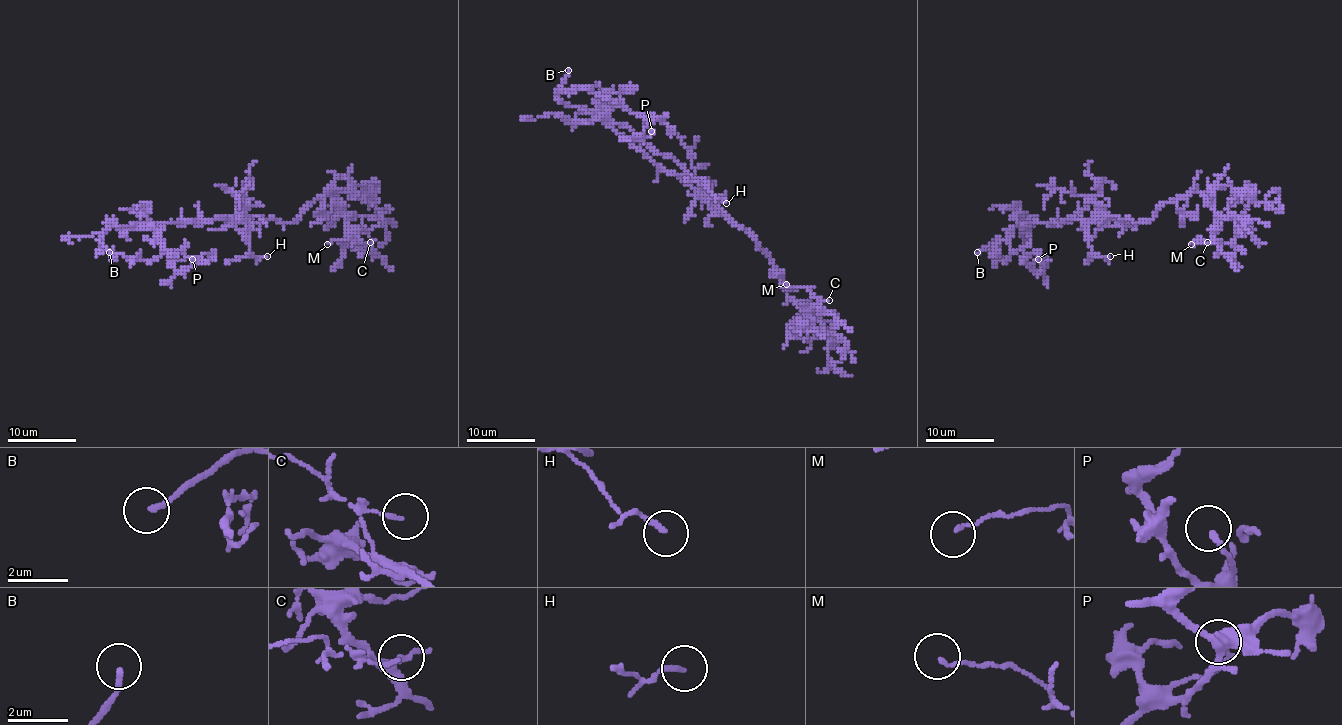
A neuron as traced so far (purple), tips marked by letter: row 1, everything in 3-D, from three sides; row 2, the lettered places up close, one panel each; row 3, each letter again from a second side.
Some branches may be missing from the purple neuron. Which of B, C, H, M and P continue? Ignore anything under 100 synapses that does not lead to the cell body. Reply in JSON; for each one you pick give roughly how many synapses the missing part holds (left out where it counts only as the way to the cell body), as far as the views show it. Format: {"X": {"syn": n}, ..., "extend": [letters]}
{"extend": ["B"]}

